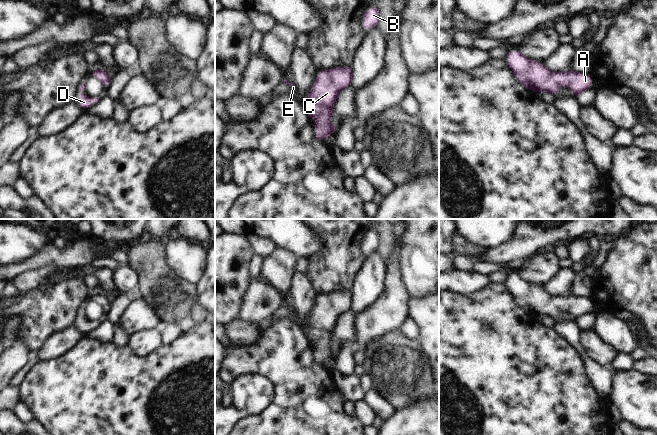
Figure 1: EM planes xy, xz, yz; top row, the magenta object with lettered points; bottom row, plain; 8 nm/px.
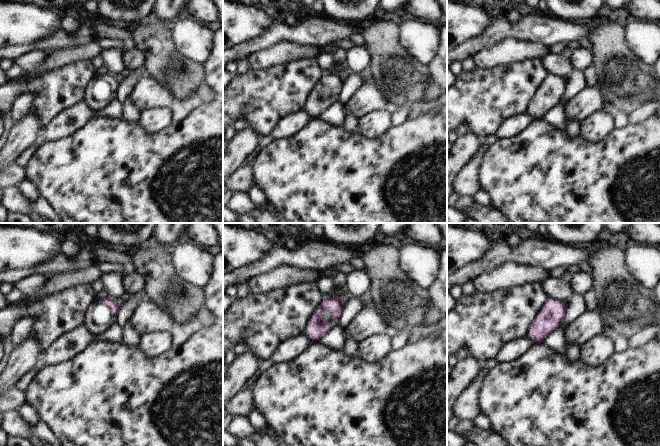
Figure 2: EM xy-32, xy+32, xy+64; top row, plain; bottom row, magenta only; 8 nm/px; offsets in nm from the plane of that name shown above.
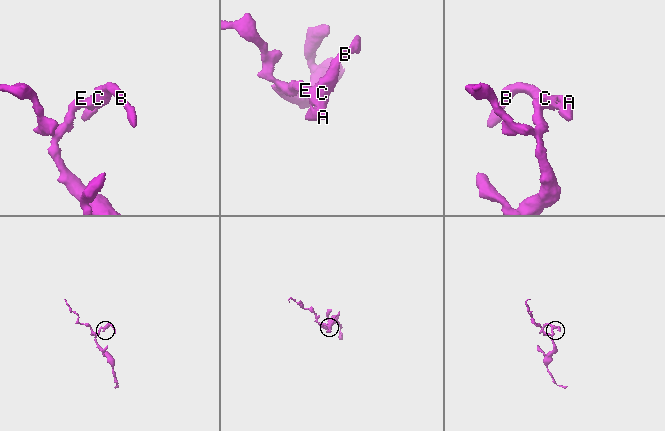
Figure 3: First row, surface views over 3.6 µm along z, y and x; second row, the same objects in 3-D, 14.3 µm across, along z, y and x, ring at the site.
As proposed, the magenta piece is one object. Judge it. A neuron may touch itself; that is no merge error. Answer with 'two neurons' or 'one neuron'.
one neuron

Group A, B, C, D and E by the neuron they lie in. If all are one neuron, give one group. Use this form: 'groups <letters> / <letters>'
groups A B C D E

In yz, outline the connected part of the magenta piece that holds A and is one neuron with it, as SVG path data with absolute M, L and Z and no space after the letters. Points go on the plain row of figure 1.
M520 275L508 277L505 284L518 306L537 317L556 319L560 309L567 309L570 316L578 320L587 315L593 306L590 298L580 298L571 293L568 296L551 296L543 288L529 284Z

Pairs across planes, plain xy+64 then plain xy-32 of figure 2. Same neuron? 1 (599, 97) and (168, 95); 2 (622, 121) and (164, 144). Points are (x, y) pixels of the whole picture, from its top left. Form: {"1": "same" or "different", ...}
{"1": "same", "2": "different"}

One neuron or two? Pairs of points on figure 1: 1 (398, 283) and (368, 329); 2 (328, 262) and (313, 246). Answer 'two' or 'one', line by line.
1: one
2: two

